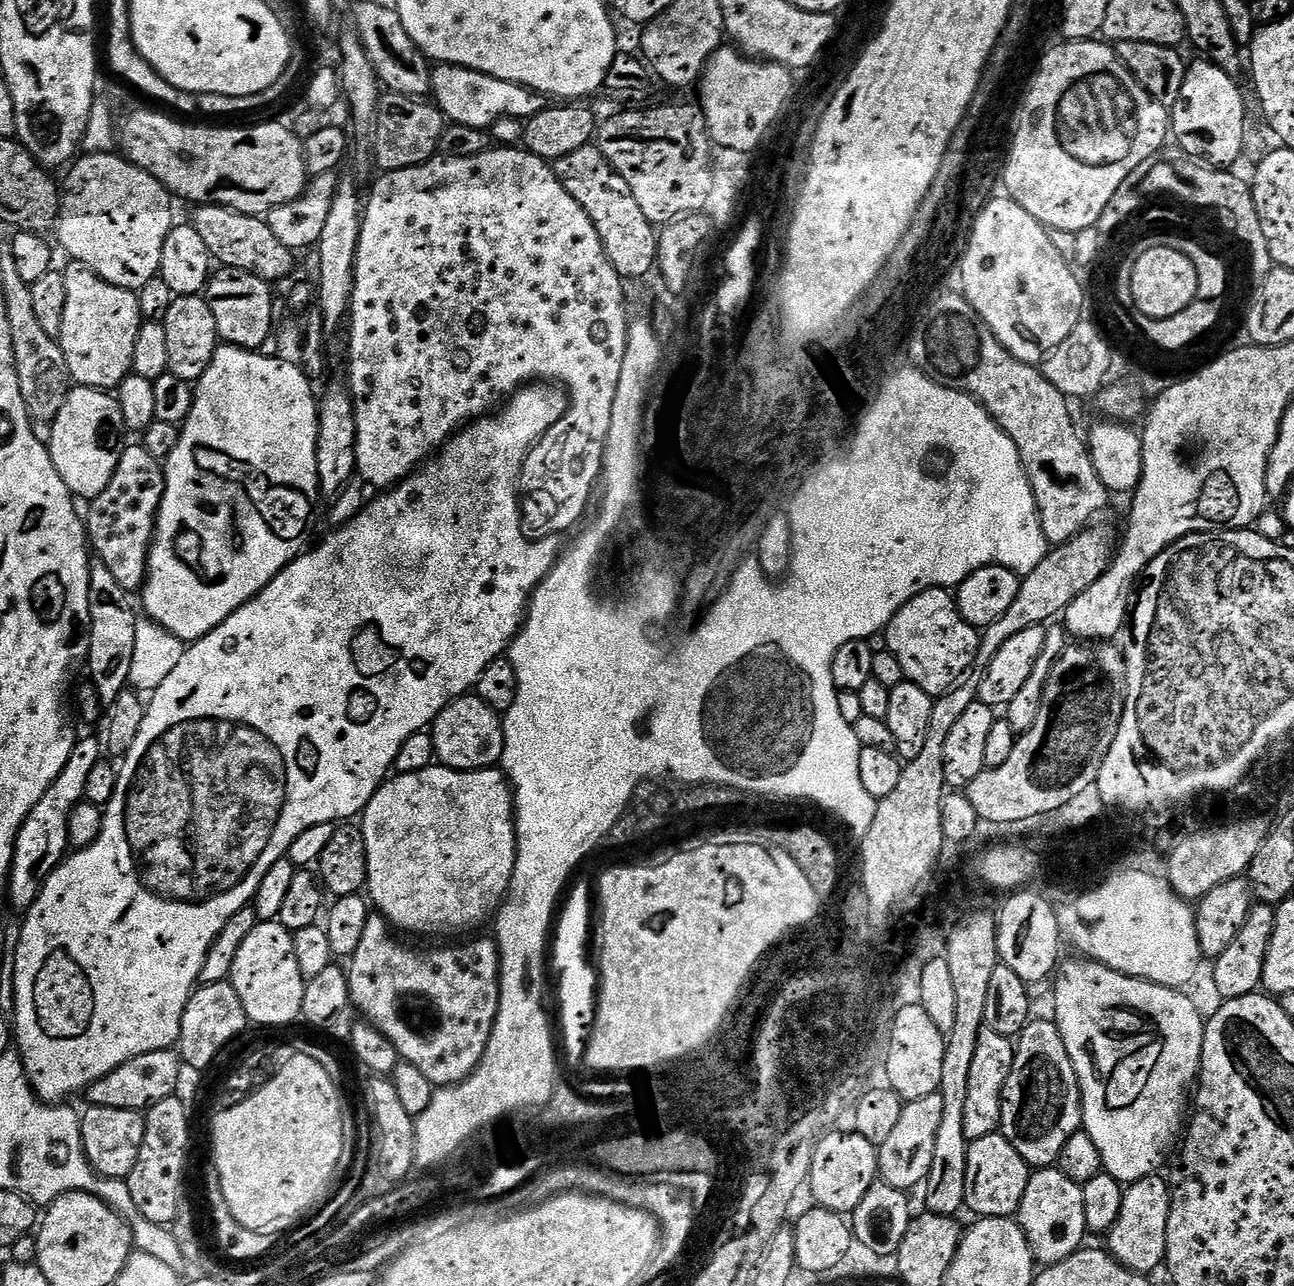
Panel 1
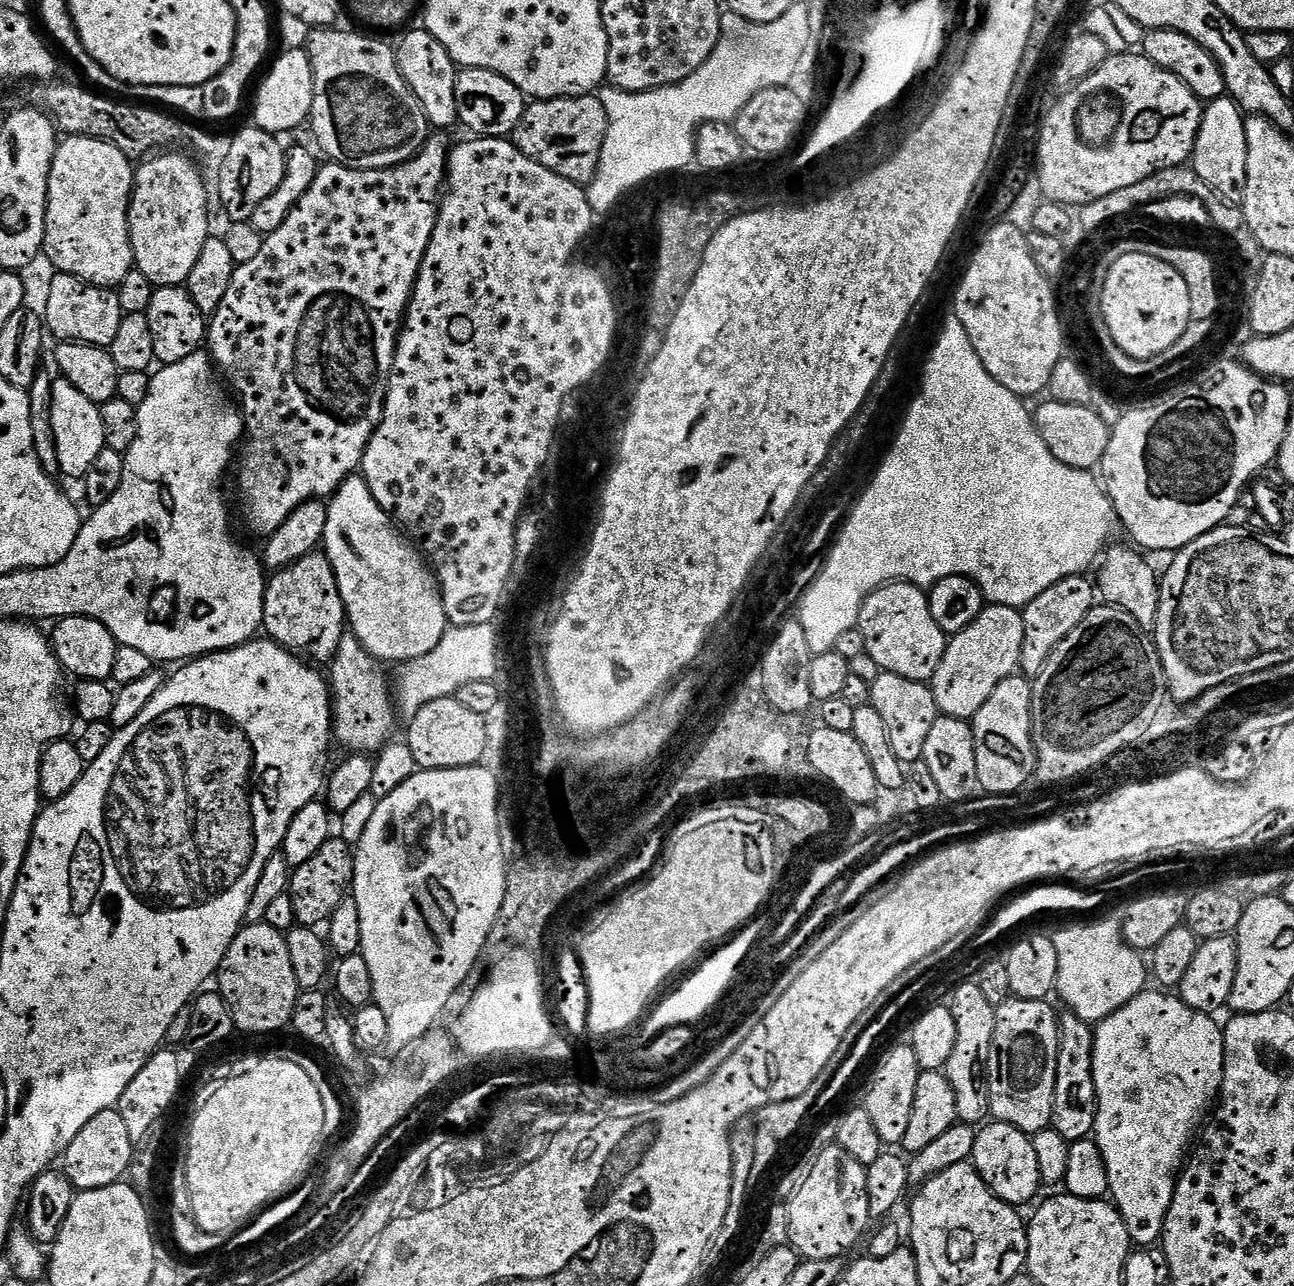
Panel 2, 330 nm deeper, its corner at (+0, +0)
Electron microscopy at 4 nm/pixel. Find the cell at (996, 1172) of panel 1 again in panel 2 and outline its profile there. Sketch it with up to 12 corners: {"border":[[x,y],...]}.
{"border":[[985,1123],[970,1162],[1007,1204],[1042,1189],[1032,1136]]}

